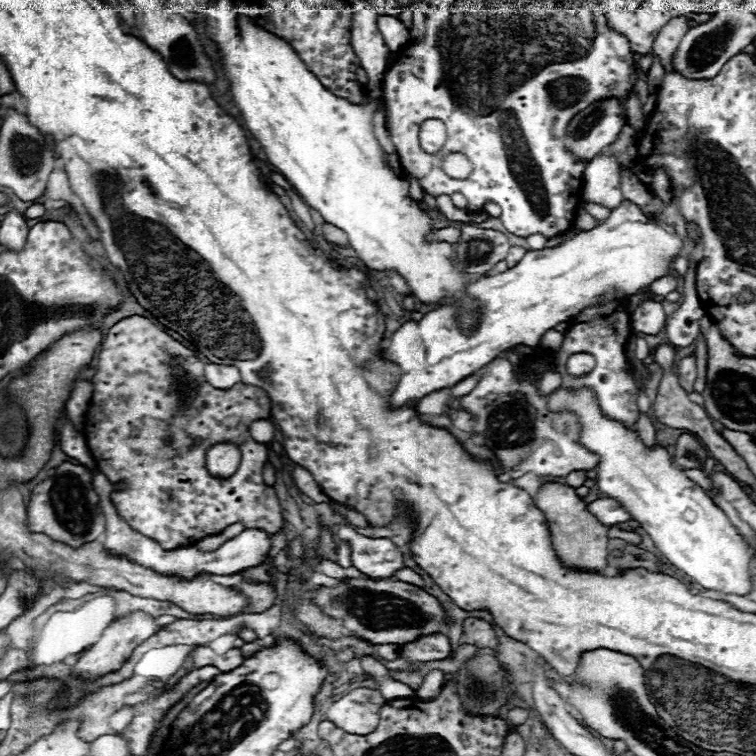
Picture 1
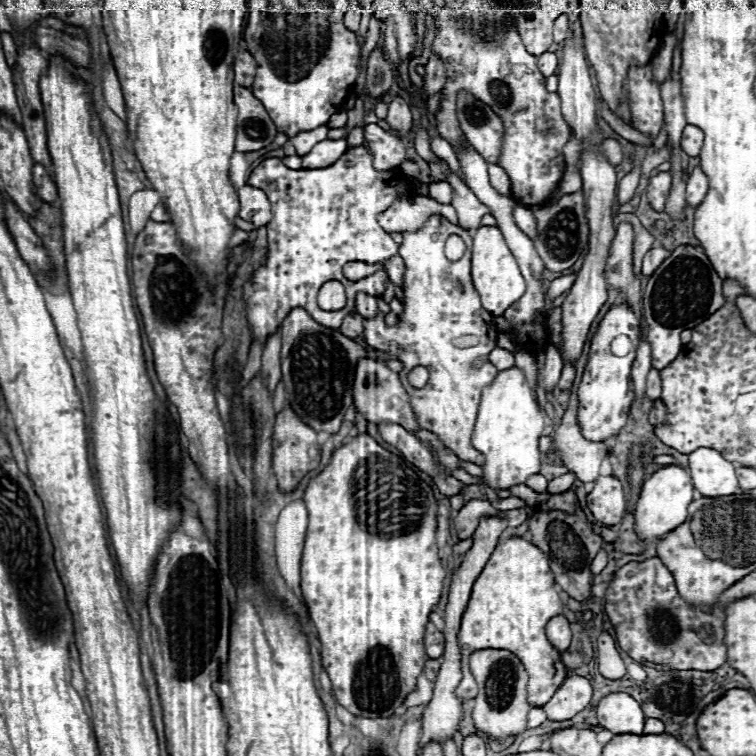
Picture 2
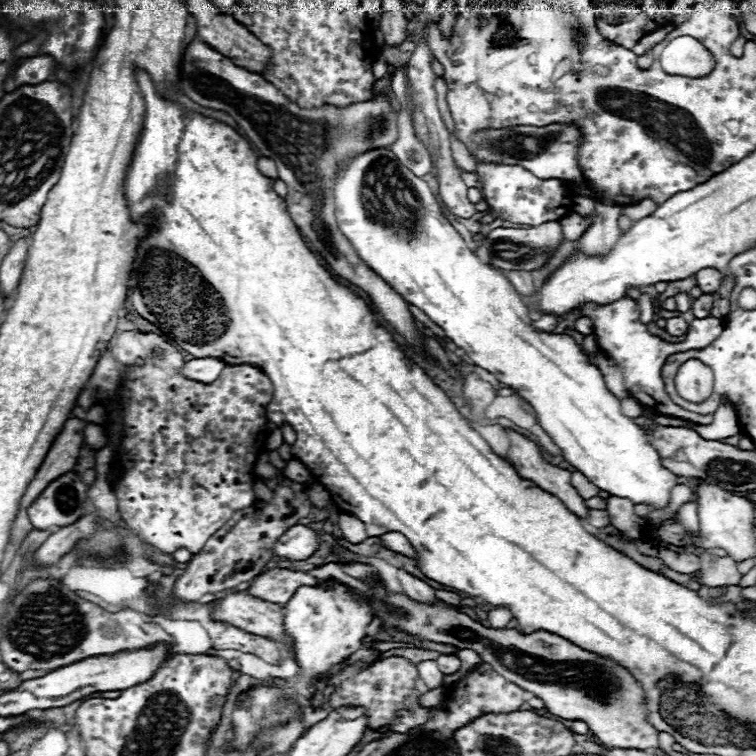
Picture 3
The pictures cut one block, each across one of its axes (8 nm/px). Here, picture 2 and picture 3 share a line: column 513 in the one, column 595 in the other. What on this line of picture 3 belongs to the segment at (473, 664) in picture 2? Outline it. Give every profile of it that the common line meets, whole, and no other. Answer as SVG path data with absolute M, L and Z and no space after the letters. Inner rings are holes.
M364 580L364 584L368 584L368 590L352 588L352 592L370 602L372 614L374 618L380 618L384 630L396 628L418 640L476 650L482 656L482 662L488 662L508 682L532 692L554 716L586 722L590 732L608 748L658 748L658 730L648 722L644 690L640 682L618 662L582 650L550 632L520 634L506 628L486 628L470 616L454 608L446 608L442 602L420 604L402 592L388 590L386 584L368 580Z

